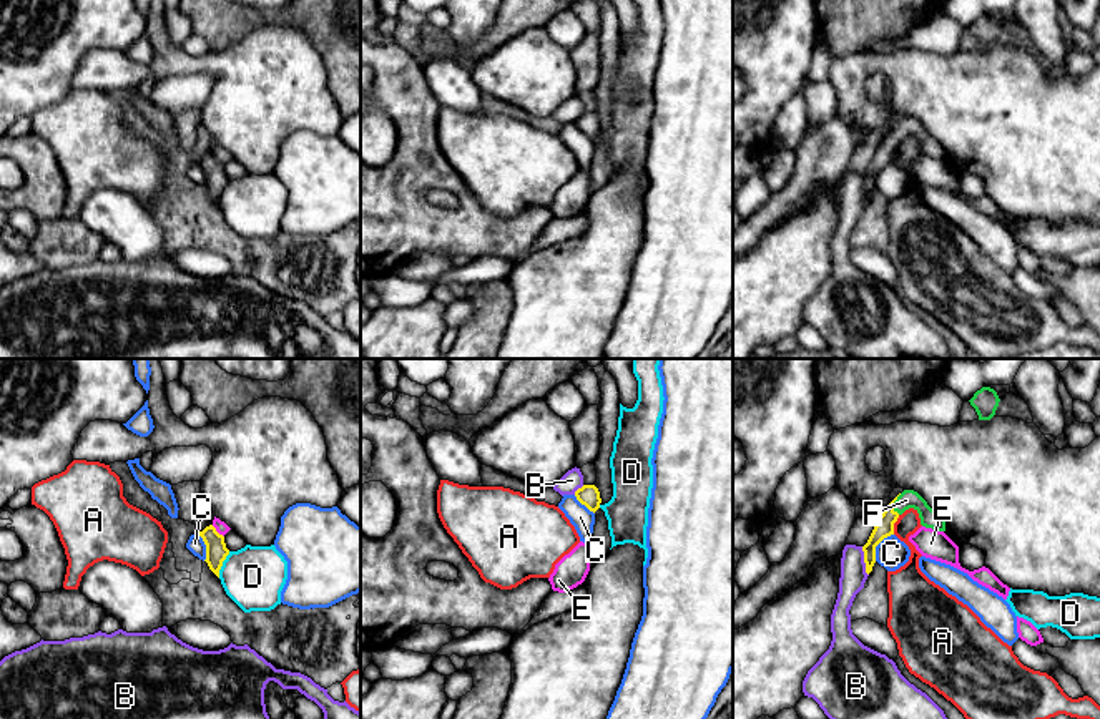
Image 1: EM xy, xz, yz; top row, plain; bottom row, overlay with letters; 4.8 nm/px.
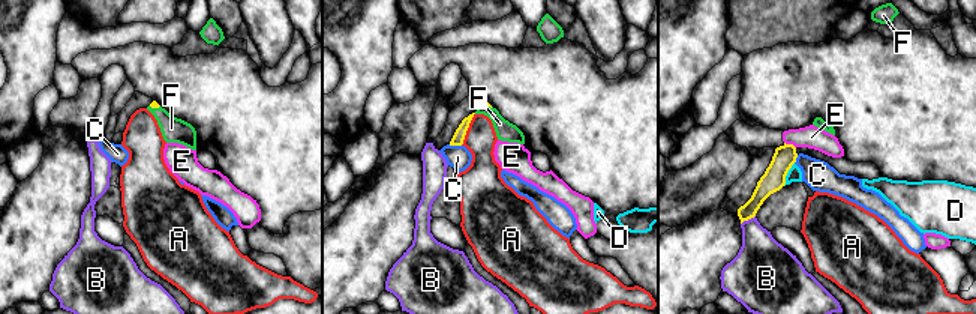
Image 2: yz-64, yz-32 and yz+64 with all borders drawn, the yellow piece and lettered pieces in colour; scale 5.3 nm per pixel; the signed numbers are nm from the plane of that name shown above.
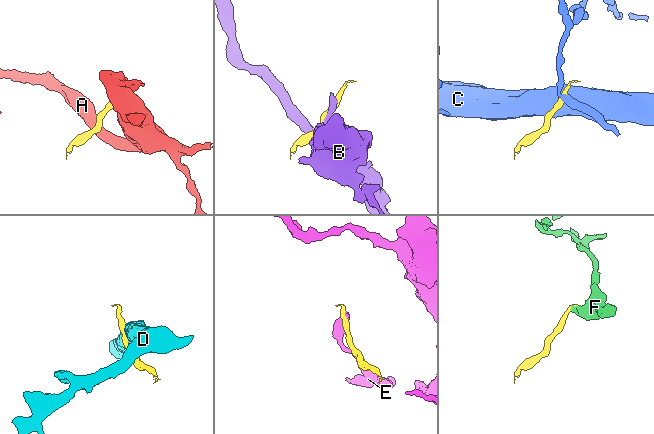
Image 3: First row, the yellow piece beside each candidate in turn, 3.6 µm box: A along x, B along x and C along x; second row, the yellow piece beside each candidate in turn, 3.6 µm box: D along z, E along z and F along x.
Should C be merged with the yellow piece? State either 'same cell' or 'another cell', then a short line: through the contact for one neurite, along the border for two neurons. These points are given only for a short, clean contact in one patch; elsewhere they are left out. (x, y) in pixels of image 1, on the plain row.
another cell; line yz (893, 161), (876, 175), (874, 188)

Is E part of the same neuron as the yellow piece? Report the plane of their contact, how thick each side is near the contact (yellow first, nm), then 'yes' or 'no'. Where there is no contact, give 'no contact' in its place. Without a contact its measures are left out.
contact in xy; calibres 110 and 60 nm; no

